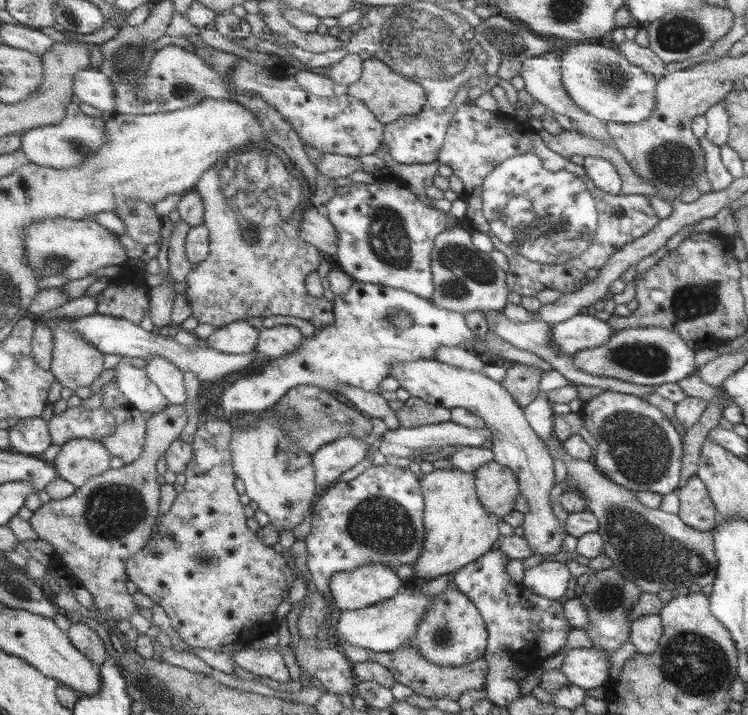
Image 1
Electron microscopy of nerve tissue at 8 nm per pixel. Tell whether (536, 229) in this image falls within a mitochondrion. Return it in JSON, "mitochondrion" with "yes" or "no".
{"mitochondrion":"yes"}

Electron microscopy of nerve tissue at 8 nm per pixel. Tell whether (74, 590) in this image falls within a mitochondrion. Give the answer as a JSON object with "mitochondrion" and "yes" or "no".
{"mitochondrion":"no"}

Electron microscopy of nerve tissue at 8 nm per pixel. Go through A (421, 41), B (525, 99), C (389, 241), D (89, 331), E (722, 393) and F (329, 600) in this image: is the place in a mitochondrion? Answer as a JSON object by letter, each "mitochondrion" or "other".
{"A":"mitochondrion","B":"other","C":"mitochondrion","D":"other","E":"other","F":"other"}

